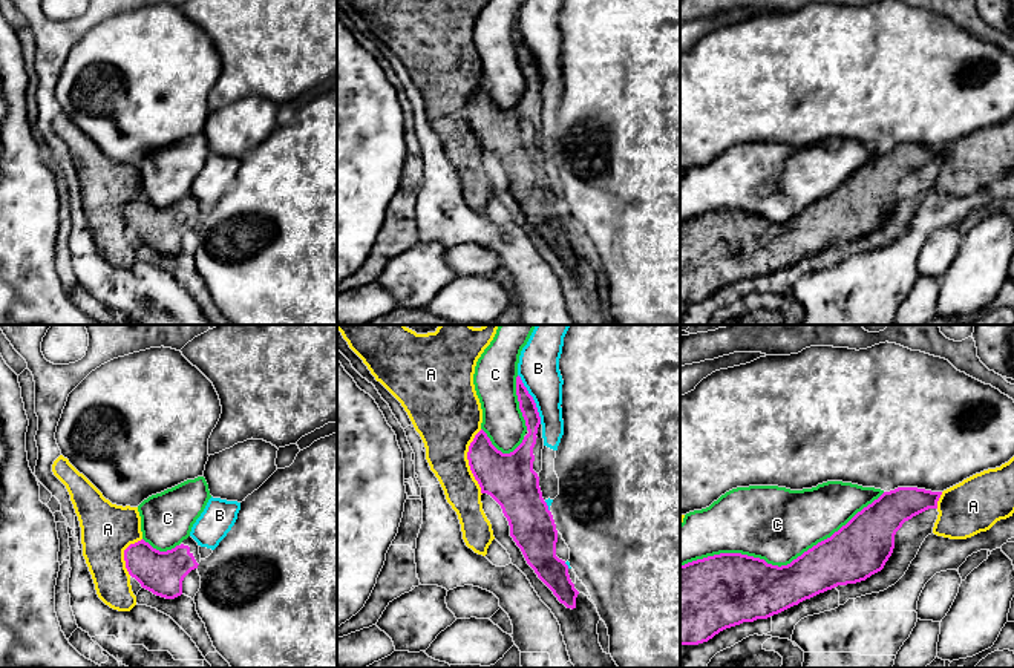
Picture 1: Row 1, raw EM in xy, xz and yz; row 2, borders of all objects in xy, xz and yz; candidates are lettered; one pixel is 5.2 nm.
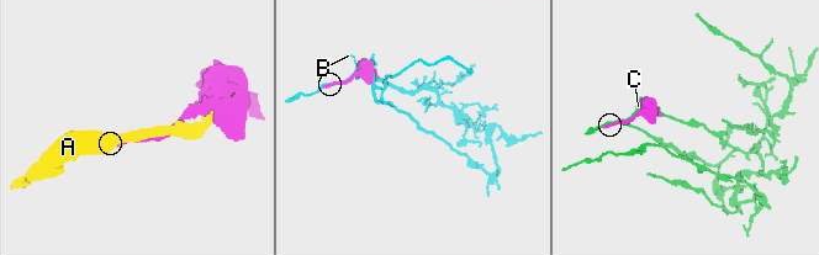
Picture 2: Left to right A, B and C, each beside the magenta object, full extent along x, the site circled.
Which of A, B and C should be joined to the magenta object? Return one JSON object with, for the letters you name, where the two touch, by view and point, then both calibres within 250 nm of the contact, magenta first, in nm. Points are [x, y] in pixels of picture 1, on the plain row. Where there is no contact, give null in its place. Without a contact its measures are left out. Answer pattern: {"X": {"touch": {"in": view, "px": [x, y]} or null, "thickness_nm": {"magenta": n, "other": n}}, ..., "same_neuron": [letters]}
{"same_neuron": []}

